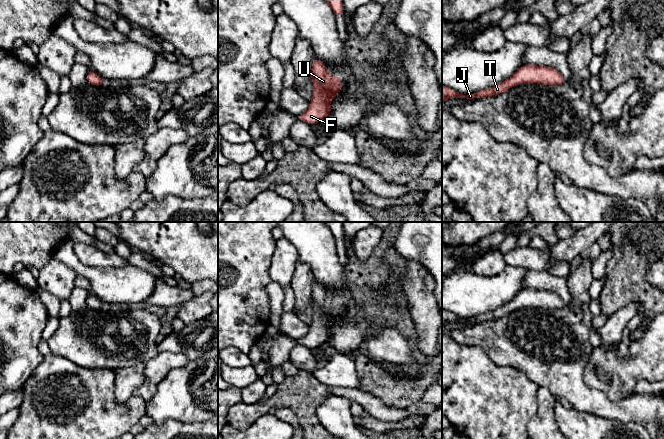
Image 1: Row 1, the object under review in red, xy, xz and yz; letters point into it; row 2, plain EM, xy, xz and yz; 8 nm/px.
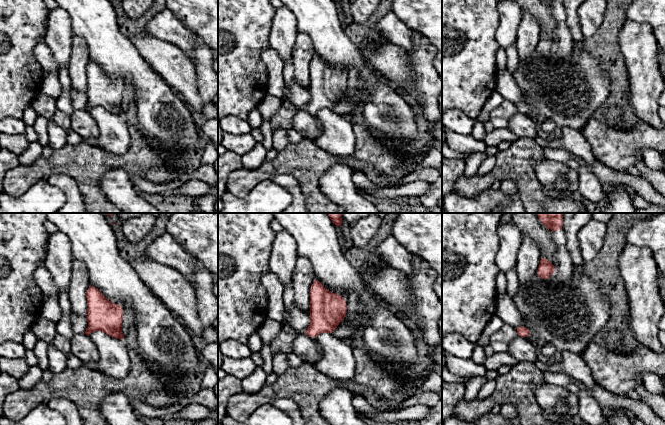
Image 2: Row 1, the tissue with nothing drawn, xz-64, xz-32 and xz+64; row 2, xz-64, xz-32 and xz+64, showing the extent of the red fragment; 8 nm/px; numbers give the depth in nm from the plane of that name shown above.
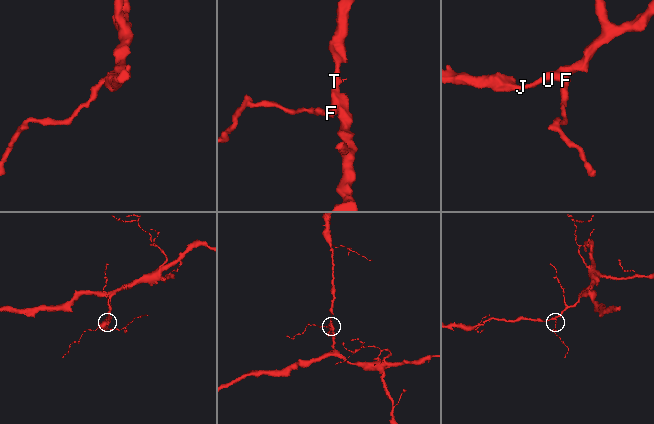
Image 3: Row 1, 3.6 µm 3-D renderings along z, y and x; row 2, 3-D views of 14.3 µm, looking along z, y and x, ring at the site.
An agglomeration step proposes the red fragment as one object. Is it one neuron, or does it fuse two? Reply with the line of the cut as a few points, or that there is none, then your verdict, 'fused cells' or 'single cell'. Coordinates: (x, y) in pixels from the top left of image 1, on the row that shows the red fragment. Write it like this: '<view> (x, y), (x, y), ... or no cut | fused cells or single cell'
no cut | single cell

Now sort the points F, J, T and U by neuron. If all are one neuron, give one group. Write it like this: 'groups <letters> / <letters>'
groups F J T U

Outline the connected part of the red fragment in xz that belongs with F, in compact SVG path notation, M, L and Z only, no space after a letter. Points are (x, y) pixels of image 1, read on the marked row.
M318 58L312 63L311 79L313 81L313 96L308 109L297 120L316 126L317 123L331 114L331 102L342 90L339 76L330 76L327 66Z

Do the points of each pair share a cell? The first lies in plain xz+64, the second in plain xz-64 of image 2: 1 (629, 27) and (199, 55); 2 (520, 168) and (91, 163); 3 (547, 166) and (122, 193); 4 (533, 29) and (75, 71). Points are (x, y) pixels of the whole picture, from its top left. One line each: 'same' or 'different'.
1: same
2: same
3: same
4: same

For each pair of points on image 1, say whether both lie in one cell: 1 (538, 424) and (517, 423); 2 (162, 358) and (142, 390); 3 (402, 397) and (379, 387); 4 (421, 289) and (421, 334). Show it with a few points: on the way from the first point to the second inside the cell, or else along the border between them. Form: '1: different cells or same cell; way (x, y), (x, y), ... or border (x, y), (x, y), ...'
1: different cells; border (538, 402), (538, 411), (529, 420), (526, 428)
2: same cell; way (159, 366), (155, 370), (150, 383)
3: same cell; way (396, 391), (391, 387), (385, 387)
4: same cell; way (421, 300), (421, 323)

